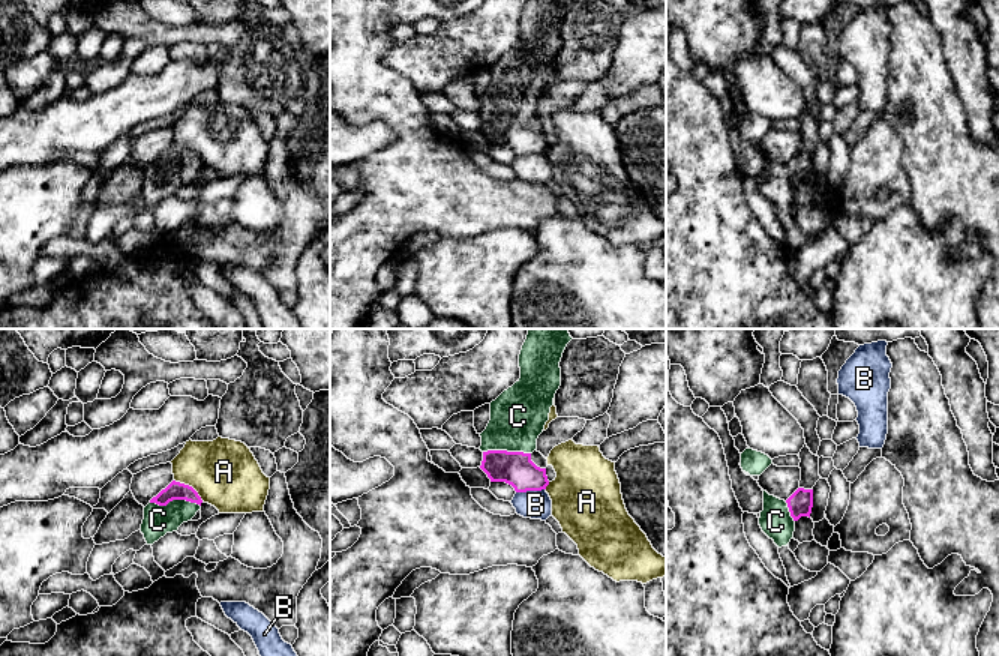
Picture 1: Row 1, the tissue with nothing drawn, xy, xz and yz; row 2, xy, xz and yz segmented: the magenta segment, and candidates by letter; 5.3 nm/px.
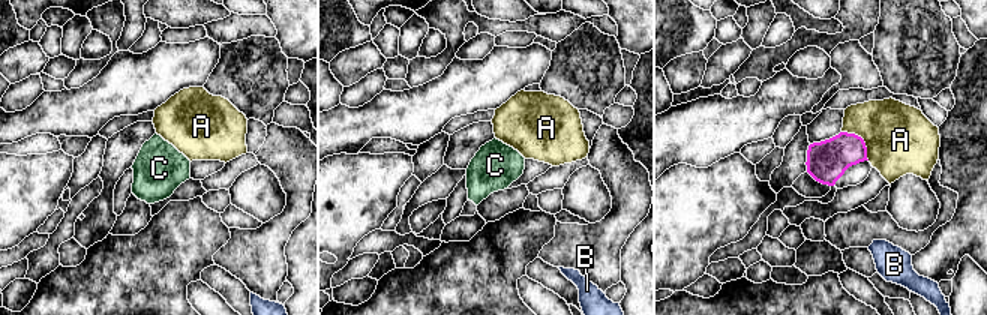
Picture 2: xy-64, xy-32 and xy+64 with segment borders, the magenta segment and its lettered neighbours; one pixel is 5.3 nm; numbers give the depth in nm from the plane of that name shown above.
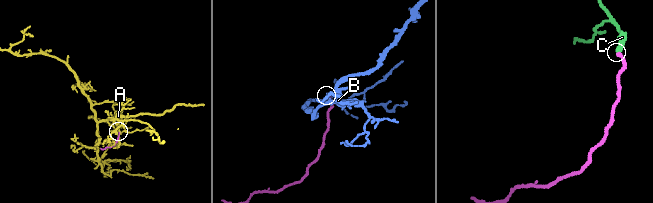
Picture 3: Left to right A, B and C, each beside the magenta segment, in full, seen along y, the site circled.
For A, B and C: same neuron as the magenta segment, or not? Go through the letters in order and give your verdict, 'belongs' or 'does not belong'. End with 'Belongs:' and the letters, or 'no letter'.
A: does not belong
B: does not belong
C: belongs
Belongs: C

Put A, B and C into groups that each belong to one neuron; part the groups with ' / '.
A / B / C

